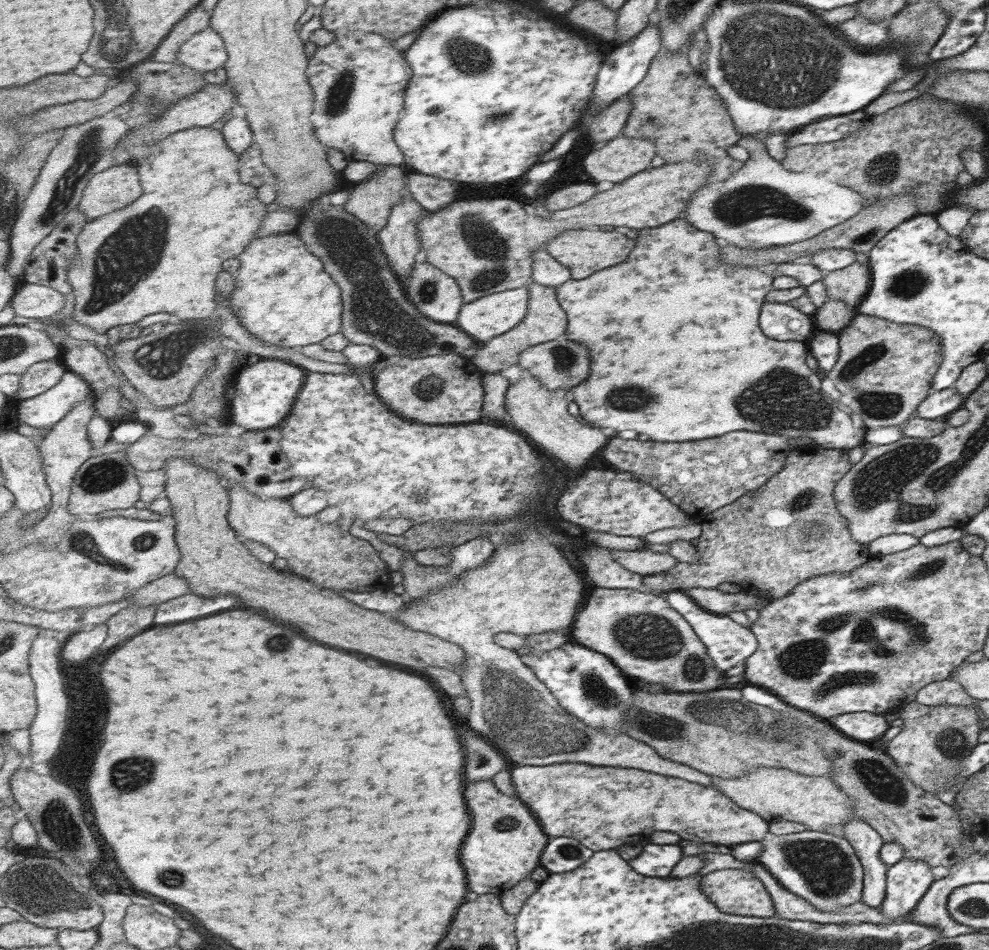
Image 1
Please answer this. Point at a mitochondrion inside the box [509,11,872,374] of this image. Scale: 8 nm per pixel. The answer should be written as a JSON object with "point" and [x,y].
{"point":[746,203]}

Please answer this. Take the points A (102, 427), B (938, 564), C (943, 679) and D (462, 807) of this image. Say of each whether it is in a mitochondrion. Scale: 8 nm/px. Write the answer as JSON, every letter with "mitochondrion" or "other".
{"A":"other","B":"mitochondrion","C":"other","D":"other"}

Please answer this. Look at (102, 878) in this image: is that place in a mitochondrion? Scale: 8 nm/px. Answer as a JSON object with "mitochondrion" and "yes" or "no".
{"mitochondrion":"yes"}

